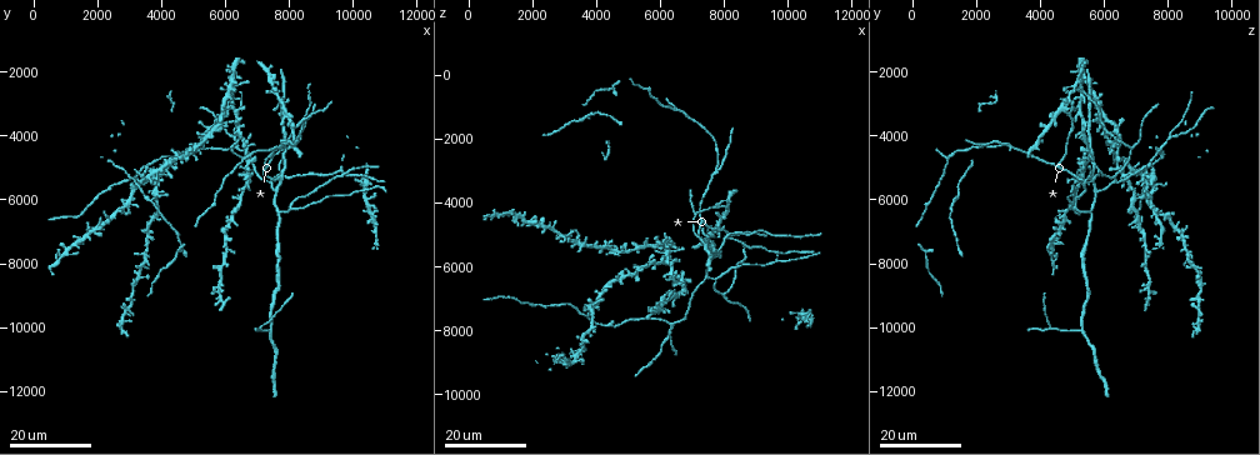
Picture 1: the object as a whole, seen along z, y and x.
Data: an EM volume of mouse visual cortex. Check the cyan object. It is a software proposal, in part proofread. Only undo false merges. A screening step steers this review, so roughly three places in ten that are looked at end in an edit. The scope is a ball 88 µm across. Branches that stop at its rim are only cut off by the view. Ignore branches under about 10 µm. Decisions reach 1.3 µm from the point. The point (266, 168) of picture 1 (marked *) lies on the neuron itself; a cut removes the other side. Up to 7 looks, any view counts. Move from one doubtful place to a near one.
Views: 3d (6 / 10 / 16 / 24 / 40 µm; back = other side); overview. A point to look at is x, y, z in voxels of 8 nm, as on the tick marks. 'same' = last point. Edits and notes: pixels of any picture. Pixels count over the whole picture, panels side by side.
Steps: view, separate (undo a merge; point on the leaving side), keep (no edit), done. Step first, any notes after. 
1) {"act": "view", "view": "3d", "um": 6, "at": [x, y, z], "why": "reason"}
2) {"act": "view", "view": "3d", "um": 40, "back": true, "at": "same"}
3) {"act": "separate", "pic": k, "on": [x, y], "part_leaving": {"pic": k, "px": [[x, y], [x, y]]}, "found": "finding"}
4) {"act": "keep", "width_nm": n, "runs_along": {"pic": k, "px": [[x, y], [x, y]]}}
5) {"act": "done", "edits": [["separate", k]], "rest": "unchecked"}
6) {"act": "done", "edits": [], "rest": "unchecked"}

{"act": "view", "view": "3d", "um": 16, "at": [7700, 5200, 6300], "why": "arms part here"}

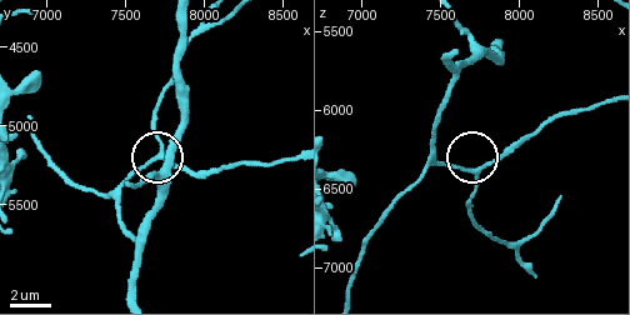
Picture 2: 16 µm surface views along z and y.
{"act": "view", "view": "3d", "um": 6, "at": [7720, 5180, 6400], "why": "closer look"}

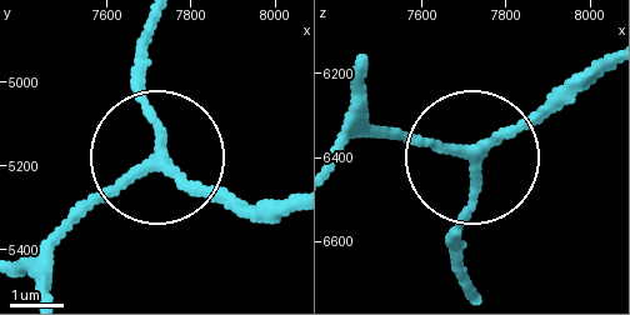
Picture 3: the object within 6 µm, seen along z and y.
{"act": "keep", "side_arm_um": 35, "runs_along": {"pic": 3, "px": [[369, 71], [383, 125], [476, 165], [463, 269]]}, "found": "all the same neuron"}

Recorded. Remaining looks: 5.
{"act": "view", "view": "3d", "um": 24, "at": [7900, 4400, 6800], "why": "arms part here"}

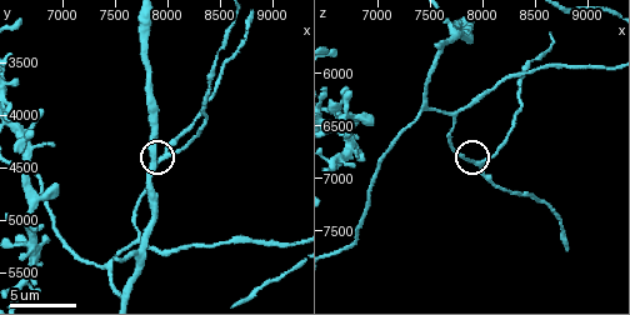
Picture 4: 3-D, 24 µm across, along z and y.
{"act": "view", "view": "3d", "um": 10, "at": [7980, 4380, 6880]}

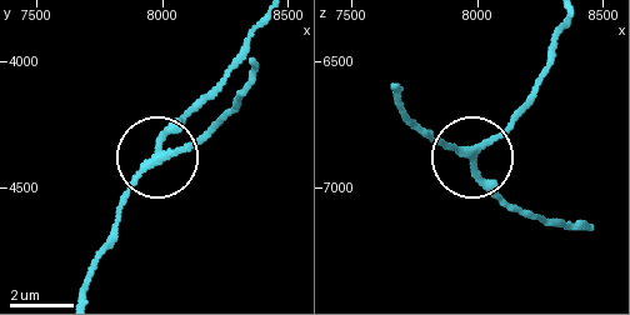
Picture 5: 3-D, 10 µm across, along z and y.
{"act": "keep", "side_arm_um": 25, "runs_along": {"pic": 5, "px": [[401, 89], [406, 119], [425, 138], [474, 151], [528, 109]]}, "found": "one neuron here"}

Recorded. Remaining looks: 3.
{"act": "view", "view": "3d", "um": 24, "at": [6400, 4300, 7900], "why": "three-way junction"}

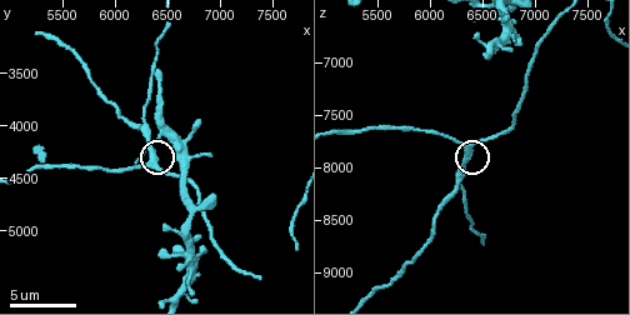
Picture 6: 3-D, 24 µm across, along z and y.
{"act": "view", "view": "3d", "um": 6, "at": [6360, 4300, 7800], "why": "zoom in"}

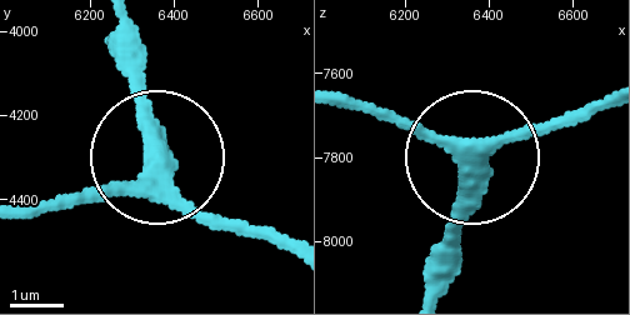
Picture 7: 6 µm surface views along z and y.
{"act": "keep", "width_nm": 300, "runs_along": {"pic": 7, "px": [[604, 98], [474, 160], [456, 271]]}, "found": "continuous, no second neuron"}

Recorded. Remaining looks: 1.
{"act": "view", "view": "3d", "um": 6, "at": [7000, 5220, 6840], "why": "two arms in line, one across"}

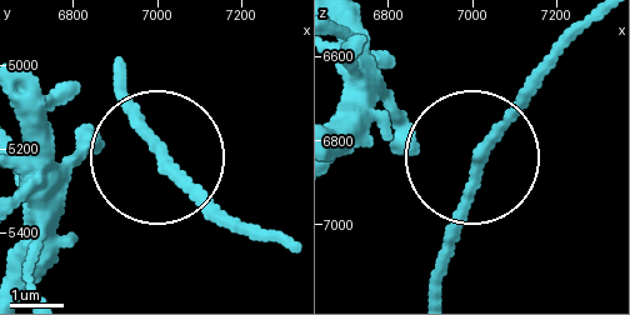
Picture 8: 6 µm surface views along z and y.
{"act": "keep", "runs_along": {"pic": 8, "px": [[590, 21], [474, 155], [438, 290]]}, "found": "continuous, no second neuron"}

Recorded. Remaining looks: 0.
{"act": "done", "edits": [], "rest": "unchecked"}

